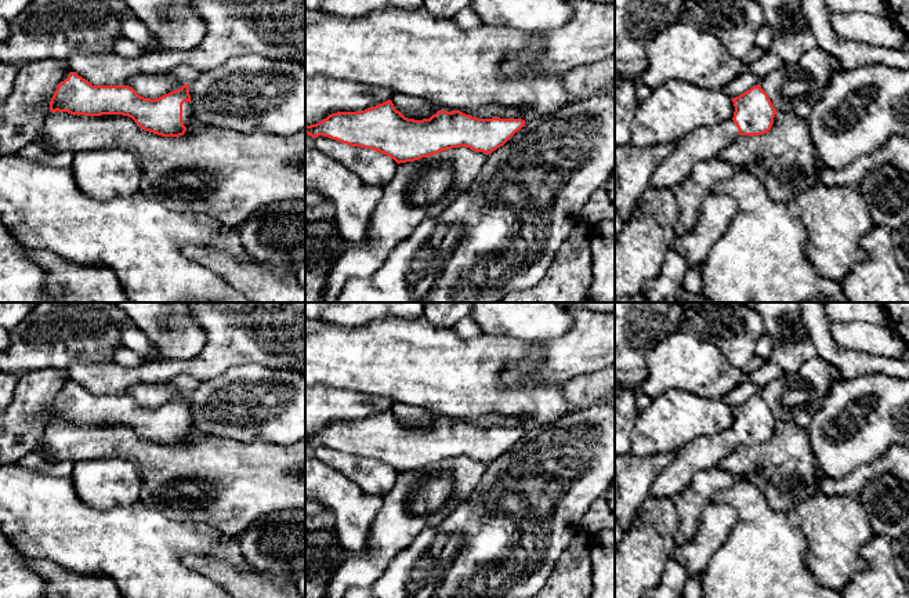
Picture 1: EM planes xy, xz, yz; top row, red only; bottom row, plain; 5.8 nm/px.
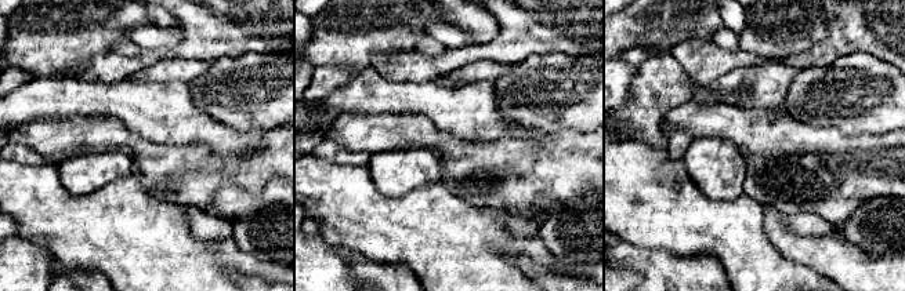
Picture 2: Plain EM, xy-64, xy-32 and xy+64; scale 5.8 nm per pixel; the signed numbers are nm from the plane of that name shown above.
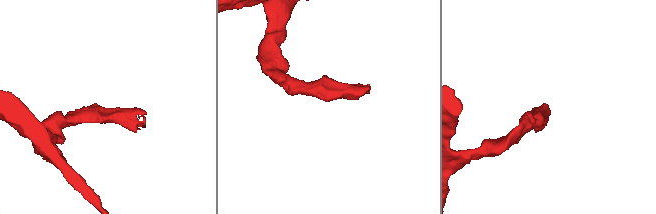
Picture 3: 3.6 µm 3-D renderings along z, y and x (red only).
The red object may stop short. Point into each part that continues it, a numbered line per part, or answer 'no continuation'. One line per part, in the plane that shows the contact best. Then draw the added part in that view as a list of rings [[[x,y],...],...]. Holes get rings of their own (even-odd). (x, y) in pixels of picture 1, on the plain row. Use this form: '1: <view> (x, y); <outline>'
1: xy (188, 430); [[[188,410],[182,413],[182,432],[186,436],[186,439],[199,435],[199,432],[193,428],[191,423],[191,413]]]

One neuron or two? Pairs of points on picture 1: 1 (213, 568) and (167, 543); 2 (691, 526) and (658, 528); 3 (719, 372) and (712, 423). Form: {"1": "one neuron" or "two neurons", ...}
{"1": "two neurons", "2": "two neurons", "3": "two neurons"}

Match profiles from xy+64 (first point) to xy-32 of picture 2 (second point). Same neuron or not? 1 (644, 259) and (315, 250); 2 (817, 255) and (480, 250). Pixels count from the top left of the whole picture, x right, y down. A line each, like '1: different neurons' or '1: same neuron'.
1: different neurons
2: different neurons

